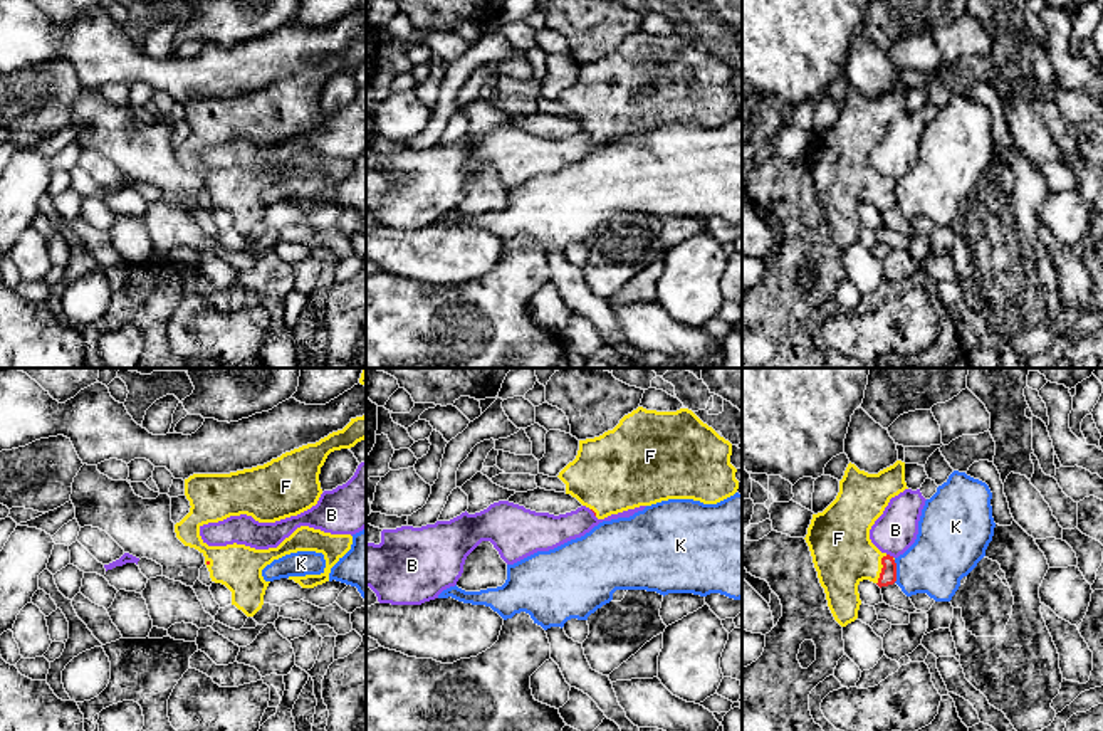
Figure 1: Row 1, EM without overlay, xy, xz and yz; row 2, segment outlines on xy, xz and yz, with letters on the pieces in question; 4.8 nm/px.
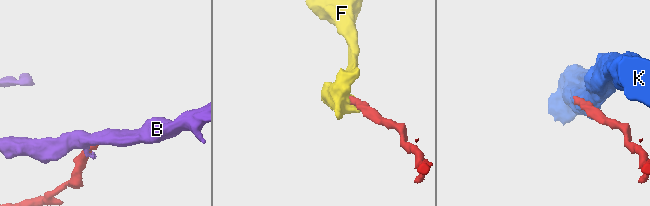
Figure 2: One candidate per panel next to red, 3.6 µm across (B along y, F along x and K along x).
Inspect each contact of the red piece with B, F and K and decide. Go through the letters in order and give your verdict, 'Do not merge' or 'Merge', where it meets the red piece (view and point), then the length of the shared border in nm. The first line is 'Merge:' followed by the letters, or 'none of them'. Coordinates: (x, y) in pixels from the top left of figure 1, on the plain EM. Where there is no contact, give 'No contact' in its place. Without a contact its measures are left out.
Merge: F
B: Do not merge. Touches red at yz (888, 178). Shared border 40 nm
F: Merge. Touches red at yz (882, 192). Shared border 150 nm
K: Do not merge. Touches red at yz (895, 195). Shared border 110 nm

